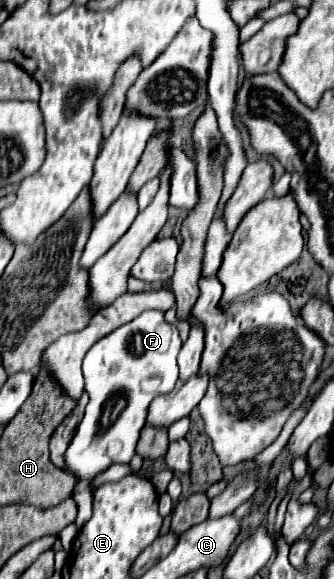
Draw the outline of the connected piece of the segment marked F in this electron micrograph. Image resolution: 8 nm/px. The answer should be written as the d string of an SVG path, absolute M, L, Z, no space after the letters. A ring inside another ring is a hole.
M145 311L105 335L87 351L83 359L83 375L89 403L65 453L69 469L79 479L95 477L115 463L129 465L151 401L161 393L169 393L179 377L179 349L179 331L175 325L165 323L163 311Z

